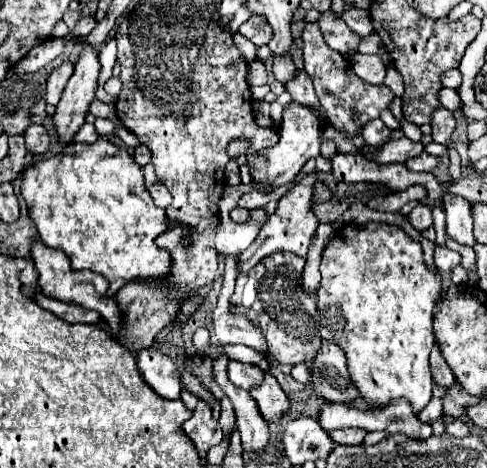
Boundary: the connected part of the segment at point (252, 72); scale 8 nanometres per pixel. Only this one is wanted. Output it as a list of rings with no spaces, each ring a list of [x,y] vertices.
[[[252,61],[248,65],[248,83],[250,85],[266,85],[268,83],[268,73],[262,61]]]

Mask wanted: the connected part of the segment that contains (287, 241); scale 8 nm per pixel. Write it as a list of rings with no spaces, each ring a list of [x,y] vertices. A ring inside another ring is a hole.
[[[308,173],[300,183],[296,183],[280,201],[278,201],[278,207],[276,211],[266,219],[266,223],[262,225],[256,241],[238,255],[238,273],[242,271],[250,271],[260,259],[272,255],[272,253],[280,253],[280,251],[292,251],[300,257],[306,257],[308,255],[308,247],[310,247],[310,241],[316,233],[316,227],[318,227],[318,219],[314,217],[312,213],[312,187],[316,183],[316,173]]]

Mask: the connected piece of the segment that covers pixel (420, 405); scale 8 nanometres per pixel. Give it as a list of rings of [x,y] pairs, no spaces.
[[[366,223],[344,225],[336,231],[322,255],[322,281],[318,289],[320,339],[342,347],[348,373],[360,397],[370,409],[382,409],[394,399],[406,399],[414,413],[420,413],[432,399],[432,375],[428,355],[434,347],[432,315],[442,295],[442,279],[424,263],[422,245],[402,231],[402,227]]]

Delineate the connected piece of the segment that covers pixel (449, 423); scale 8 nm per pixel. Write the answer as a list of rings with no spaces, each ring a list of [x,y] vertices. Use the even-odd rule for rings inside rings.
[[[452,417],[446,419],[444,427],[446,427],[446,433],[452,435],[452,437],[466,437],[466,435],[470,433],[470,429],[468,429],[468,425],[466,425],[464,421],[460,421],[460,419],[452,419]]]

